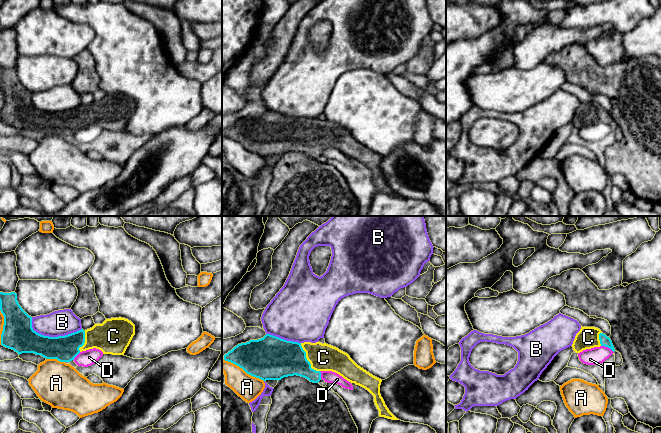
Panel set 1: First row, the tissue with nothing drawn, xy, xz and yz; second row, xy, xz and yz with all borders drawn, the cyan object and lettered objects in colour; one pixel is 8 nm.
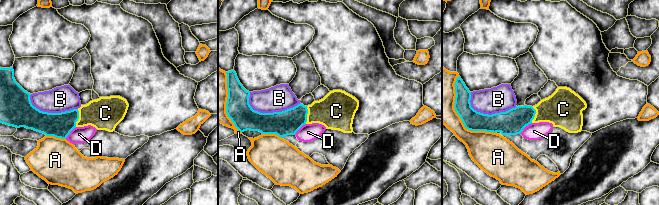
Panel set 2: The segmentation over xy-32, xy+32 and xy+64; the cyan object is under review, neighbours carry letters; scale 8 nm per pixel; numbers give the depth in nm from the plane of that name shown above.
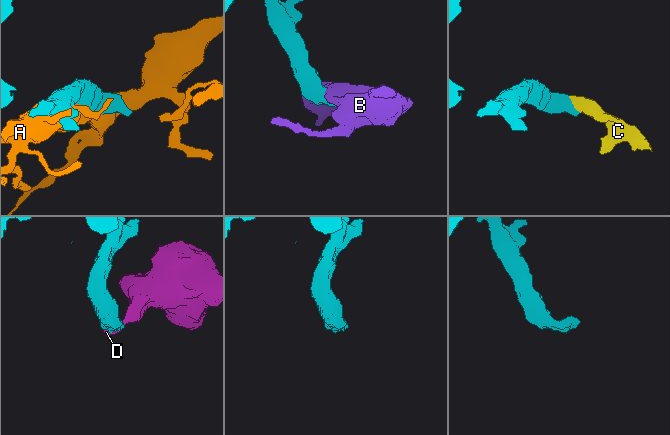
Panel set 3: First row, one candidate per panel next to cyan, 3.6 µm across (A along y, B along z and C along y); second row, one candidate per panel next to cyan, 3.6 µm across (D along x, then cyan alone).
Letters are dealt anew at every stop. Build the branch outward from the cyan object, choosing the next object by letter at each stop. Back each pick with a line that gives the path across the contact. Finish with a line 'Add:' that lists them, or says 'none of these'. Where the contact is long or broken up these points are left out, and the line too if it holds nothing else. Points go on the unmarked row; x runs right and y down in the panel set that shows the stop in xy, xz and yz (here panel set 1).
C: across xz (275, 134), (306, 135), (323, 133)
Add: C

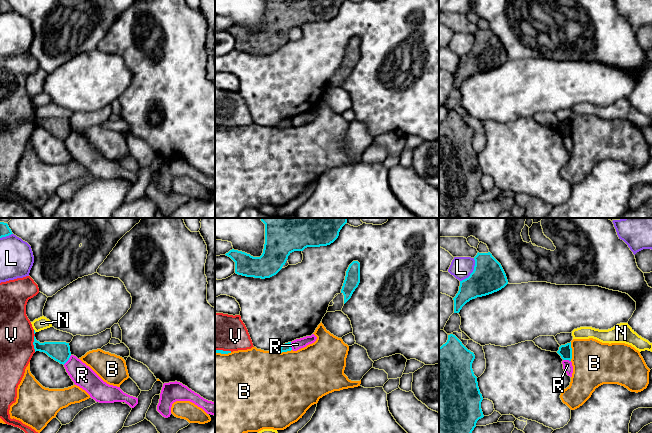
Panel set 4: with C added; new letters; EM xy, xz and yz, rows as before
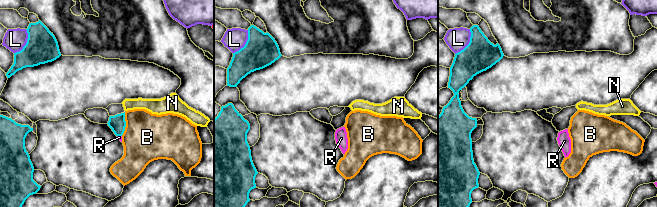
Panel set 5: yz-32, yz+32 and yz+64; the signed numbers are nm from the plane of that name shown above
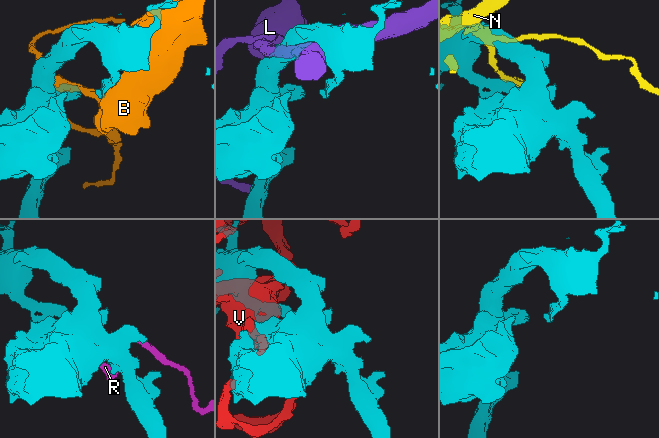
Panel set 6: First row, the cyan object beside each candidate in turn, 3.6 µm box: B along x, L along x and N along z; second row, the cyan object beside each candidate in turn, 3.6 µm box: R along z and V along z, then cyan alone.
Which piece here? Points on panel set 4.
Add: none of these

